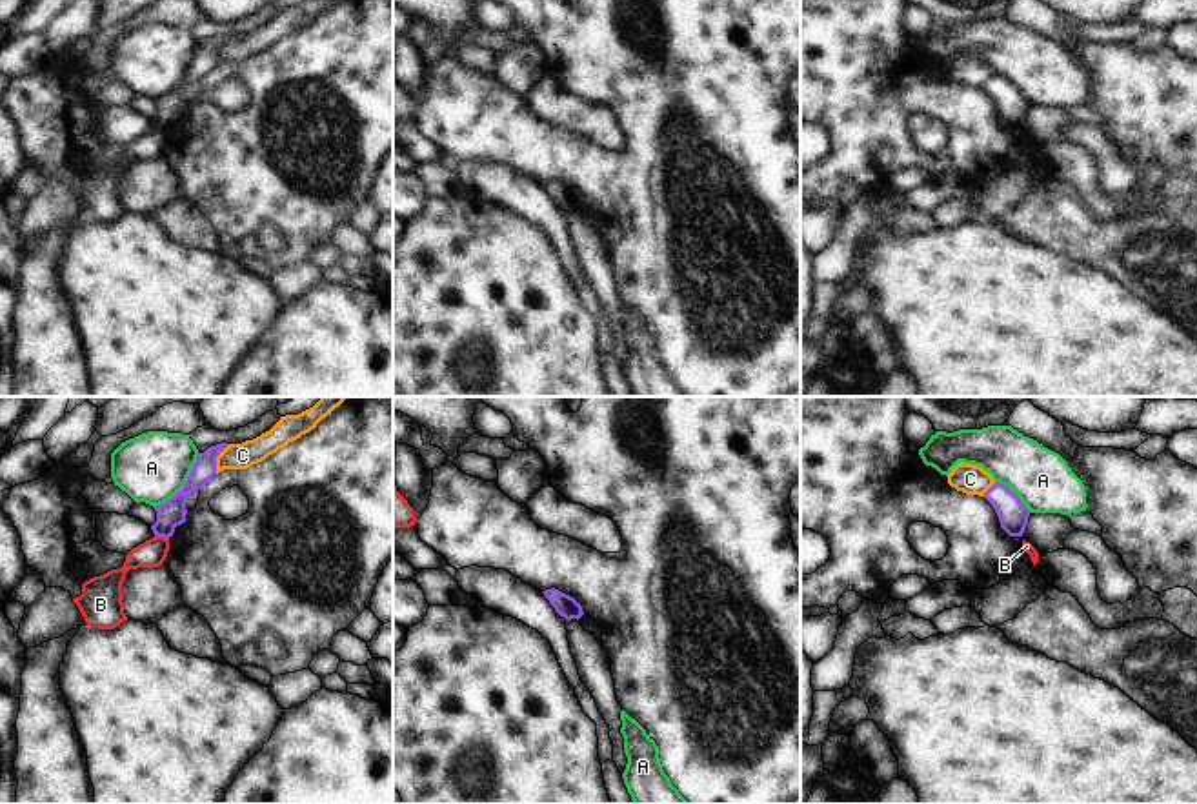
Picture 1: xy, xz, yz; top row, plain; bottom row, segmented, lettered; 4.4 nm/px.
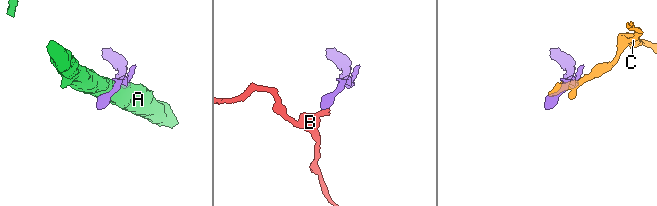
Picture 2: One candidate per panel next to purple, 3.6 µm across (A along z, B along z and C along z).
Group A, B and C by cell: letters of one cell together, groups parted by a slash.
A / B / C

